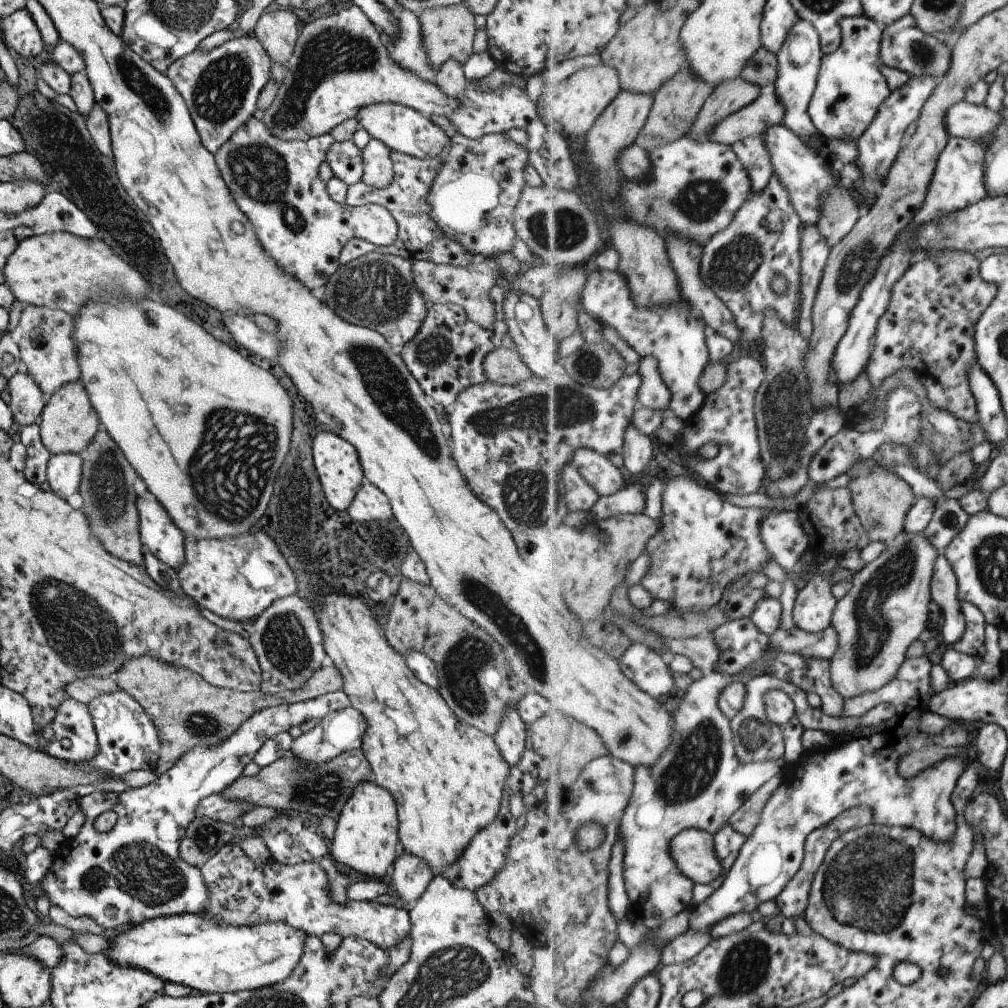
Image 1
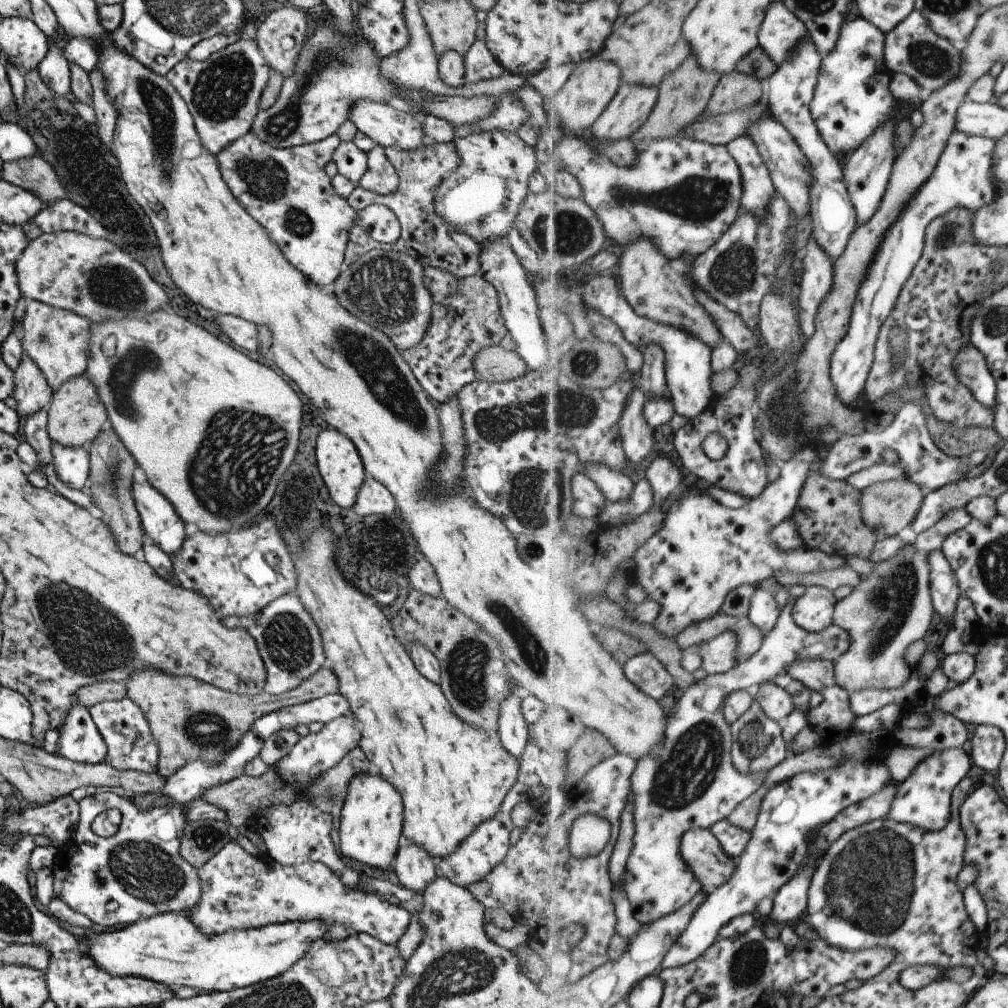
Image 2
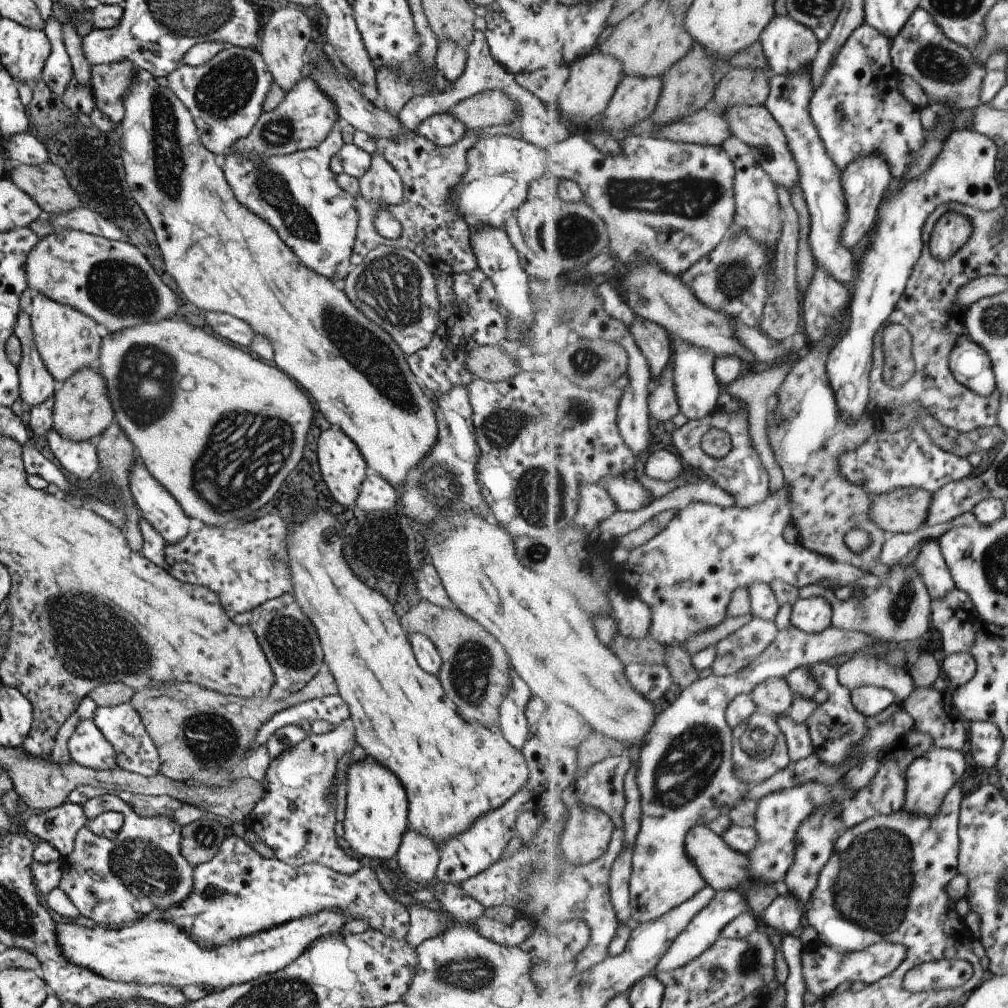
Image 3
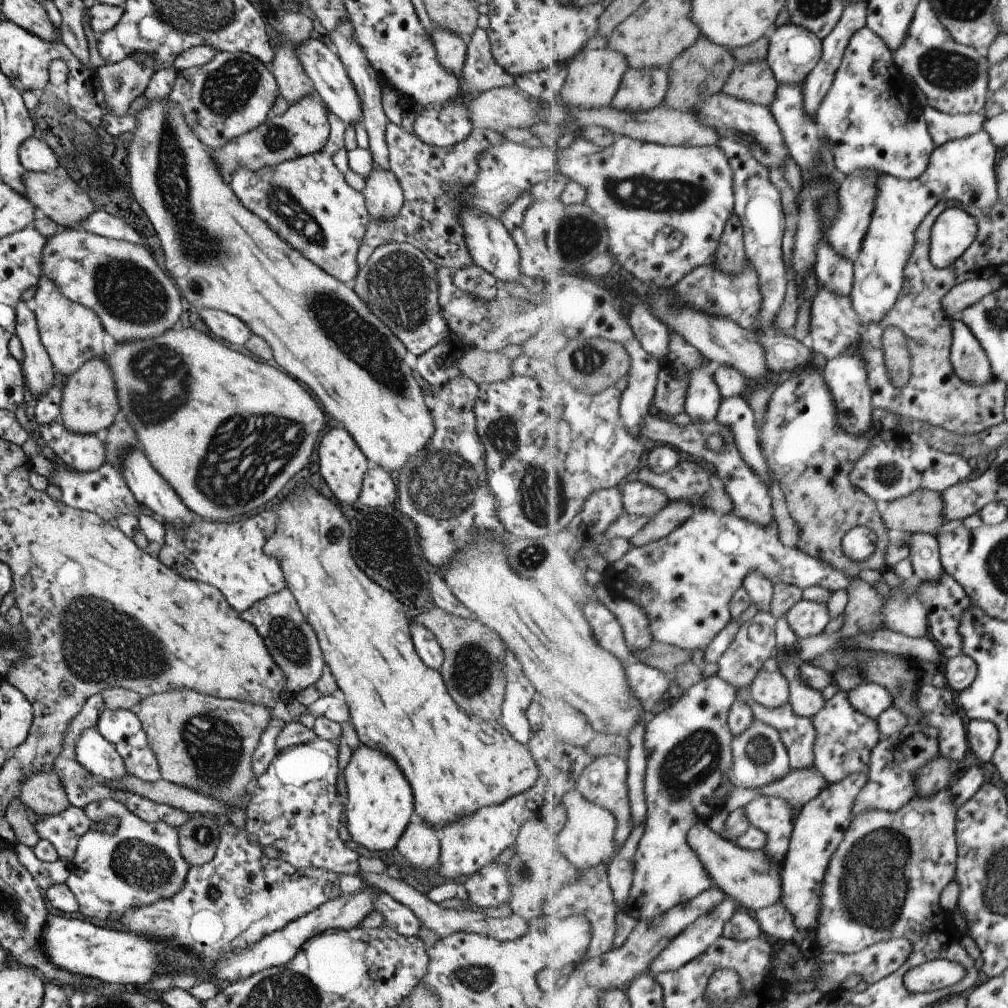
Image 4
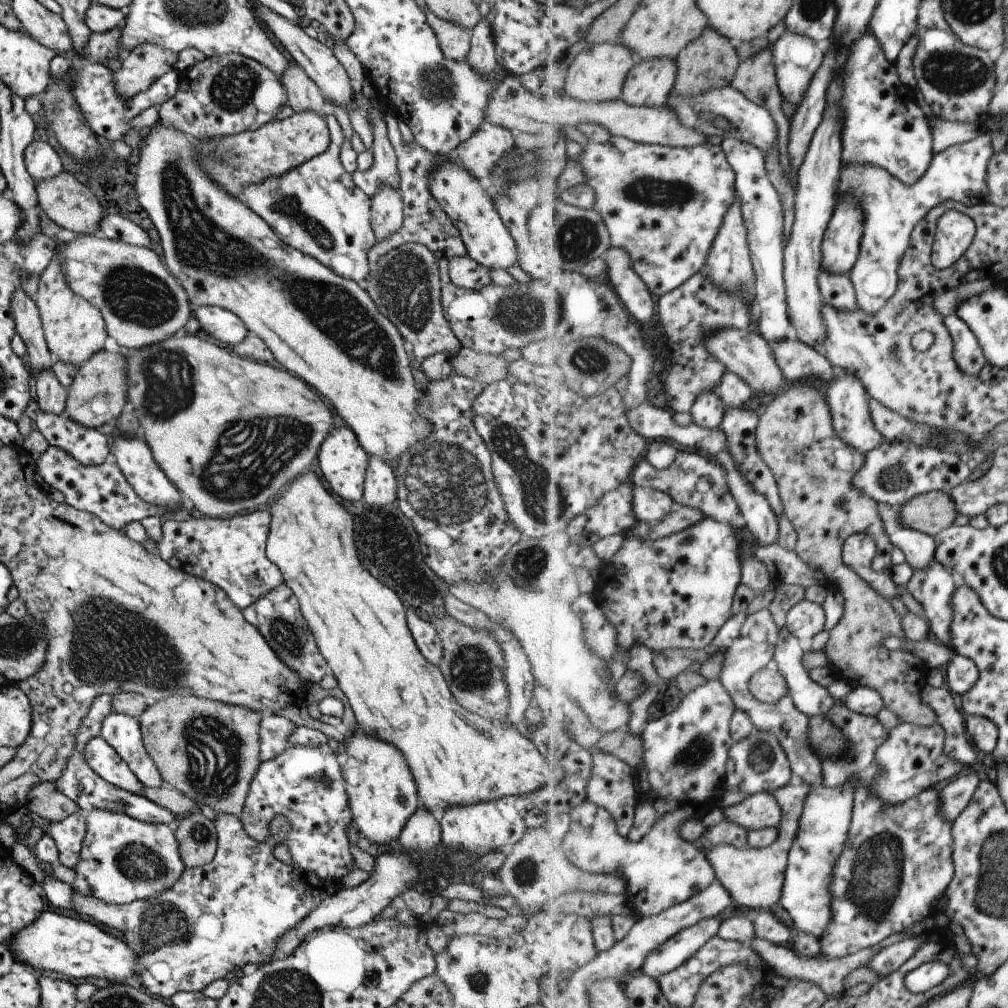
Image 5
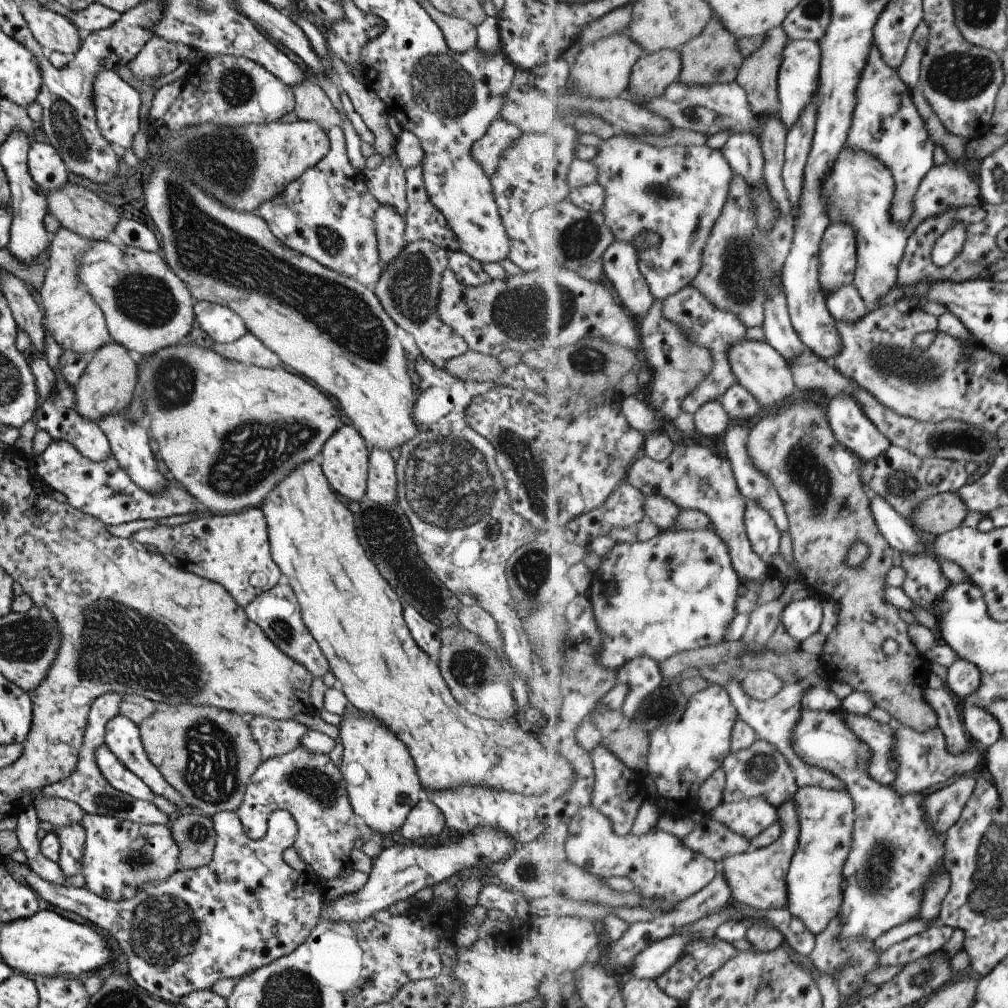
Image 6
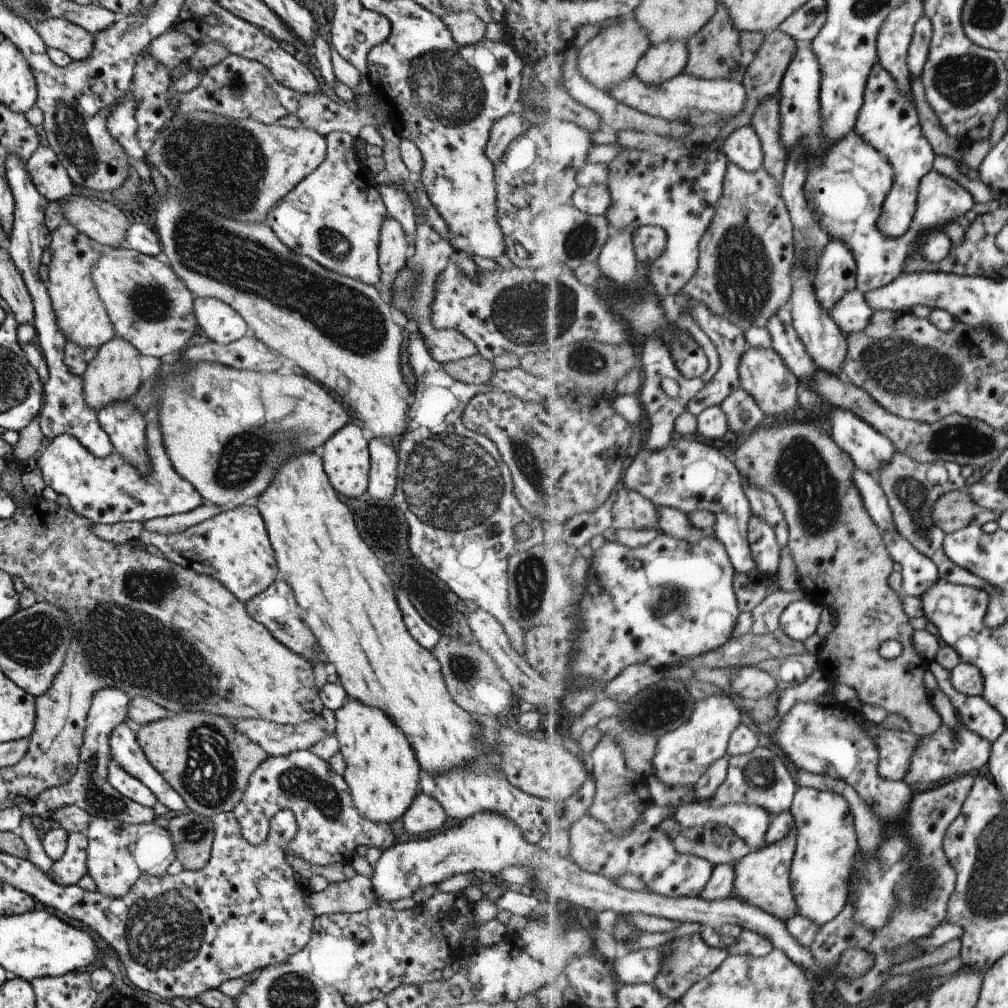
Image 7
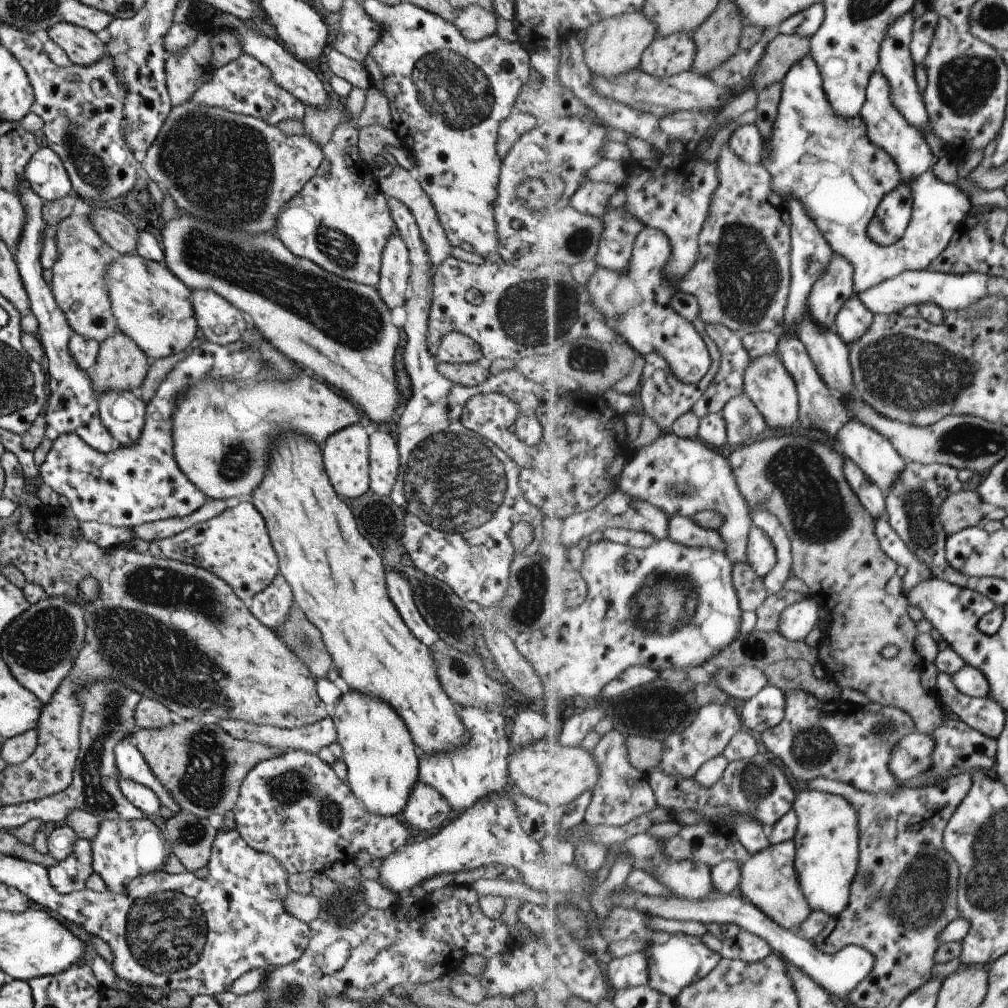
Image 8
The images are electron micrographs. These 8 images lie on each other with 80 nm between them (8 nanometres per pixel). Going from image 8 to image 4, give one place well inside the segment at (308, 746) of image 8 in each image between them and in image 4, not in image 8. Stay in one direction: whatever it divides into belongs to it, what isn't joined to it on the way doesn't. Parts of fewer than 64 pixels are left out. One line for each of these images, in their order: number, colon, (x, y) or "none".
4: (266, 749)
5: (273, 730)
6: (274, 737)
7: (275, 740)

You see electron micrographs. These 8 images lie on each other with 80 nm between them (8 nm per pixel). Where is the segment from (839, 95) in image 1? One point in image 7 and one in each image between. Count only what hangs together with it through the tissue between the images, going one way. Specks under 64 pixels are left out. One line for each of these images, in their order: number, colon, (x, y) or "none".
2: (853, 98)
3: (859, 111)
4: (871, 115)
5: (884, 126)
6: (887, 125)
7: (888, 121)

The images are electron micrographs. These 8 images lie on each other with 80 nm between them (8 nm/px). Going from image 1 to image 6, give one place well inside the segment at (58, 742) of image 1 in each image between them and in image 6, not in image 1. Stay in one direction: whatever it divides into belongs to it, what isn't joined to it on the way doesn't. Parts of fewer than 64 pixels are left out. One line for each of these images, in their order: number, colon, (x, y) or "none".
2: (79, 740)
3: (87, 747)
4: (99, 757)
5: (98, 754)
6: (113, 772)

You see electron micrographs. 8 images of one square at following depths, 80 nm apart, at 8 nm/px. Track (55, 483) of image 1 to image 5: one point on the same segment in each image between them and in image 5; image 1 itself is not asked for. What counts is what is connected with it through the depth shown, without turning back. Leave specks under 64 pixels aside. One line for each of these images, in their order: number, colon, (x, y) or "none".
2: (72, 464)
3: (79, 458)
4: (83, 452)
5: (85, 444)

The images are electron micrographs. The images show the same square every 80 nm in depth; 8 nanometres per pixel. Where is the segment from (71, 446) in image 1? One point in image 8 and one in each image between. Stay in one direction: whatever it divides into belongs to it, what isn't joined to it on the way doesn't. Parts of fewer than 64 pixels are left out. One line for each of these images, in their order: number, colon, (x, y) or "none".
2: (75, 415)
3: (81, 409)
4: (88, 403)
5: (97, 394)
6: (105, 388)
7: (112, 375)
8: (120, 365)

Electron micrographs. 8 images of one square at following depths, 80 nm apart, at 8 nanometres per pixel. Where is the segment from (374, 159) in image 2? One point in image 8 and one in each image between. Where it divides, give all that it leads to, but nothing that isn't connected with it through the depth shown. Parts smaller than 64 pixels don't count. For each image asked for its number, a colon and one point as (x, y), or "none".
3: (381, 184)
4: (382, 193)
5: (386, 204)
6: (388, 225)
7: (393, 246)
8: (392, 284)

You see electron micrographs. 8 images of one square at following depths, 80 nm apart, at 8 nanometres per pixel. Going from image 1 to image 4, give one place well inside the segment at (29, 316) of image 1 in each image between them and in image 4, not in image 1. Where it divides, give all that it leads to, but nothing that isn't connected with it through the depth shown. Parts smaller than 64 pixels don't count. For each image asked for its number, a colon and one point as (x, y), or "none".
2: (56, 339)
3: (67, 340)
4: (71, 334)

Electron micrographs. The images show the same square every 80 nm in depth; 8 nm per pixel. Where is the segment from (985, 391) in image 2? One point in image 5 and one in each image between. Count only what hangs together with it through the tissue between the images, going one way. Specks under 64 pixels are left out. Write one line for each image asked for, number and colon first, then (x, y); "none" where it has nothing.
3: (972, 365)
4: (970, 360)
5: (968, 352)

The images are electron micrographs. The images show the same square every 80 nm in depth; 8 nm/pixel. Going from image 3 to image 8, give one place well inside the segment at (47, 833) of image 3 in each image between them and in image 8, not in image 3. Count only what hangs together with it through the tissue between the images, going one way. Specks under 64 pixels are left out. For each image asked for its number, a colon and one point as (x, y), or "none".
4: (62, 830)
5: (67, 834)
6: (71, 838)
7: (70, 867)
8: (68, 875)

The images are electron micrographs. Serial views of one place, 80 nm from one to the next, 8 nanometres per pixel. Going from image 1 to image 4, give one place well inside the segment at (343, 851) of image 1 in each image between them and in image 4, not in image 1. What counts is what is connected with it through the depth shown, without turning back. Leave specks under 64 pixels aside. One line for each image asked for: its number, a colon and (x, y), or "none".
2: (370, 822)
3: (375, 816)
4: (379, 805)

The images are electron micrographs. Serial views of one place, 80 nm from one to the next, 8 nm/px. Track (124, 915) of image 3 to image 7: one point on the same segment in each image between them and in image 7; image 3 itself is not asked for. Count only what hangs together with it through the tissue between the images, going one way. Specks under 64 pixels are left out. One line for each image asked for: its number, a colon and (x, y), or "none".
4: (138, 863)
5: (121, 859)
6: (119, 857)
7: (117, 854)

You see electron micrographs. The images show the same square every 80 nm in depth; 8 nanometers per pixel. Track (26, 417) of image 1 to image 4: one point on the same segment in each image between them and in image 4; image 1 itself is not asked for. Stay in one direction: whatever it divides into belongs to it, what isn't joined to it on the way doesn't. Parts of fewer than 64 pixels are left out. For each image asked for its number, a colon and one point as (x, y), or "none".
2: (31, 392)
3: (35, 385)
4: (37, 371)

